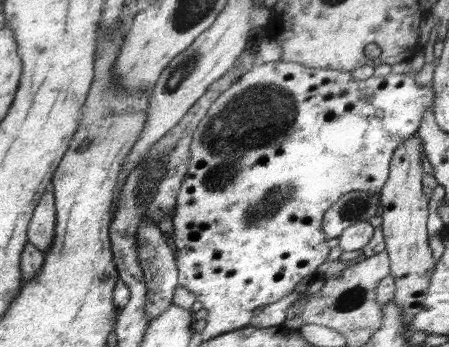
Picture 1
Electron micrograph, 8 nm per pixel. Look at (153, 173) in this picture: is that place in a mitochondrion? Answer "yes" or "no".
yes

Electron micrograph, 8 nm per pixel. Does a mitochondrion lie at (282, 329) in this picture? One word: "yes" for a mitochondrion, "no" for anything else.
no

